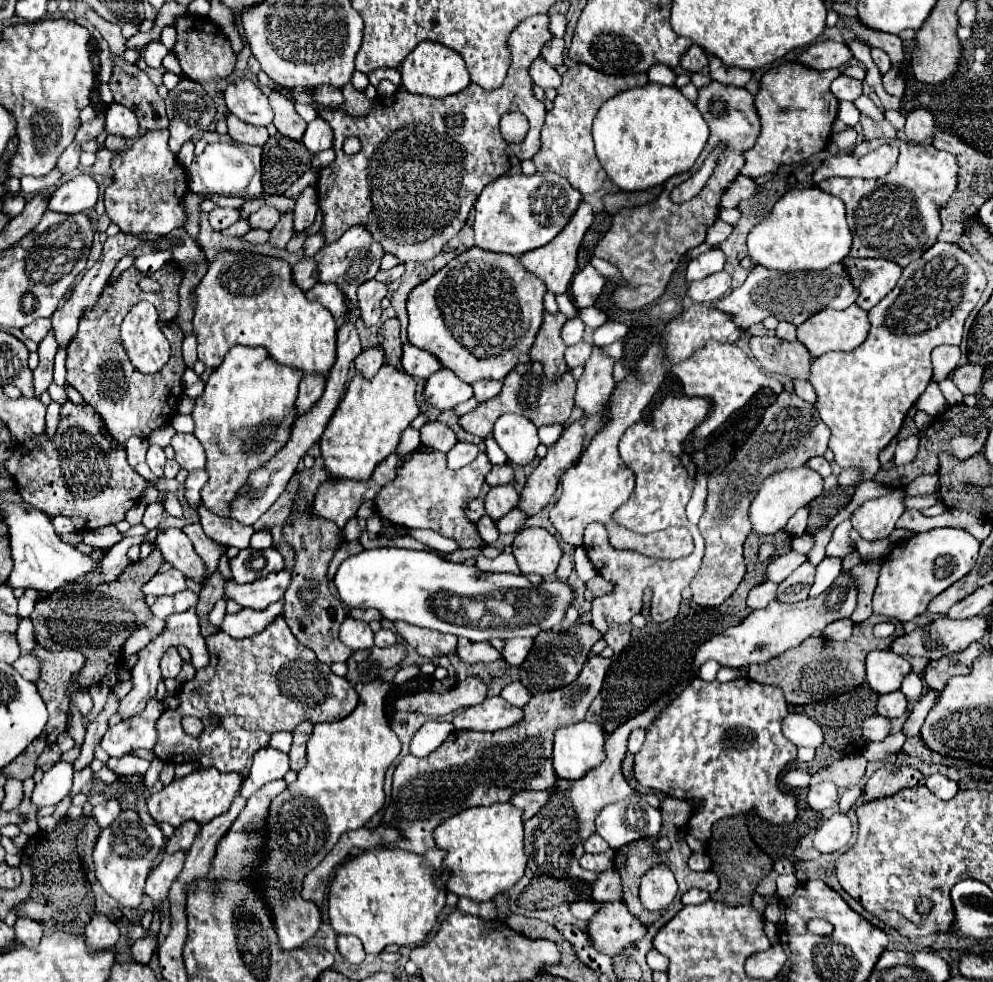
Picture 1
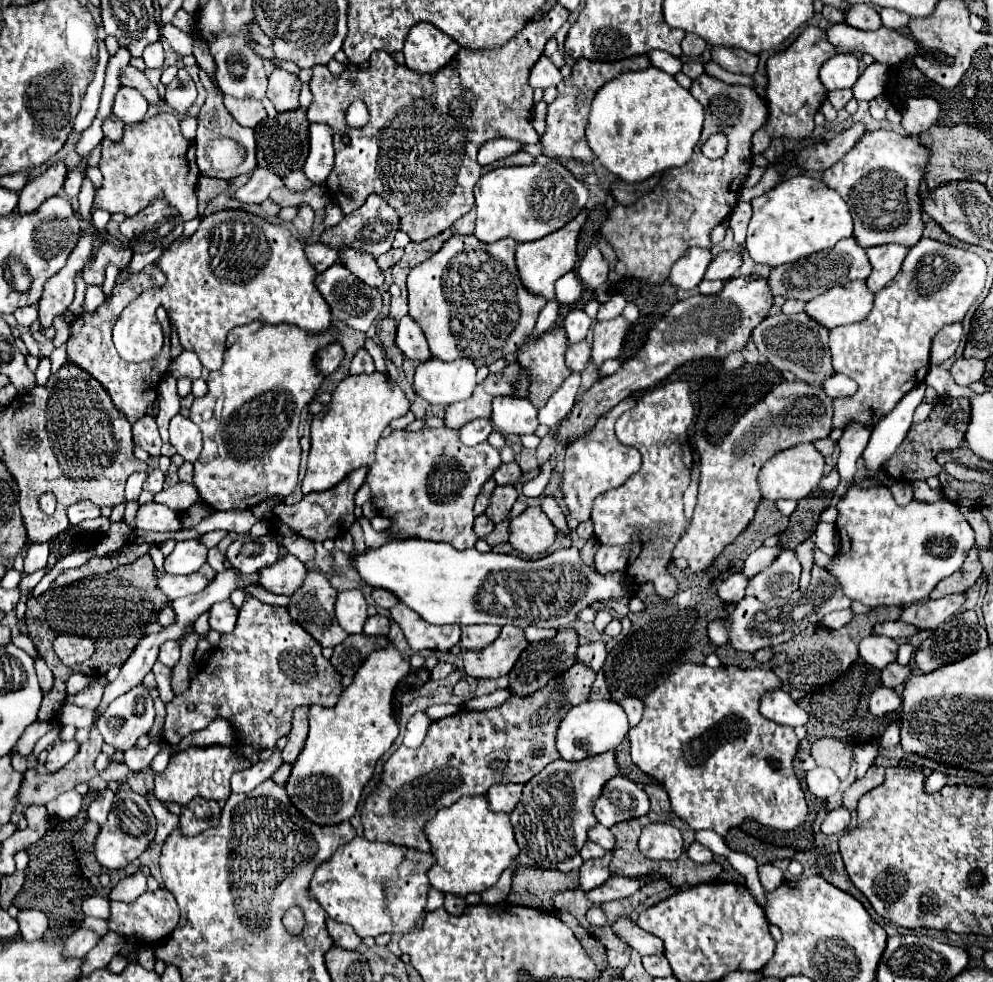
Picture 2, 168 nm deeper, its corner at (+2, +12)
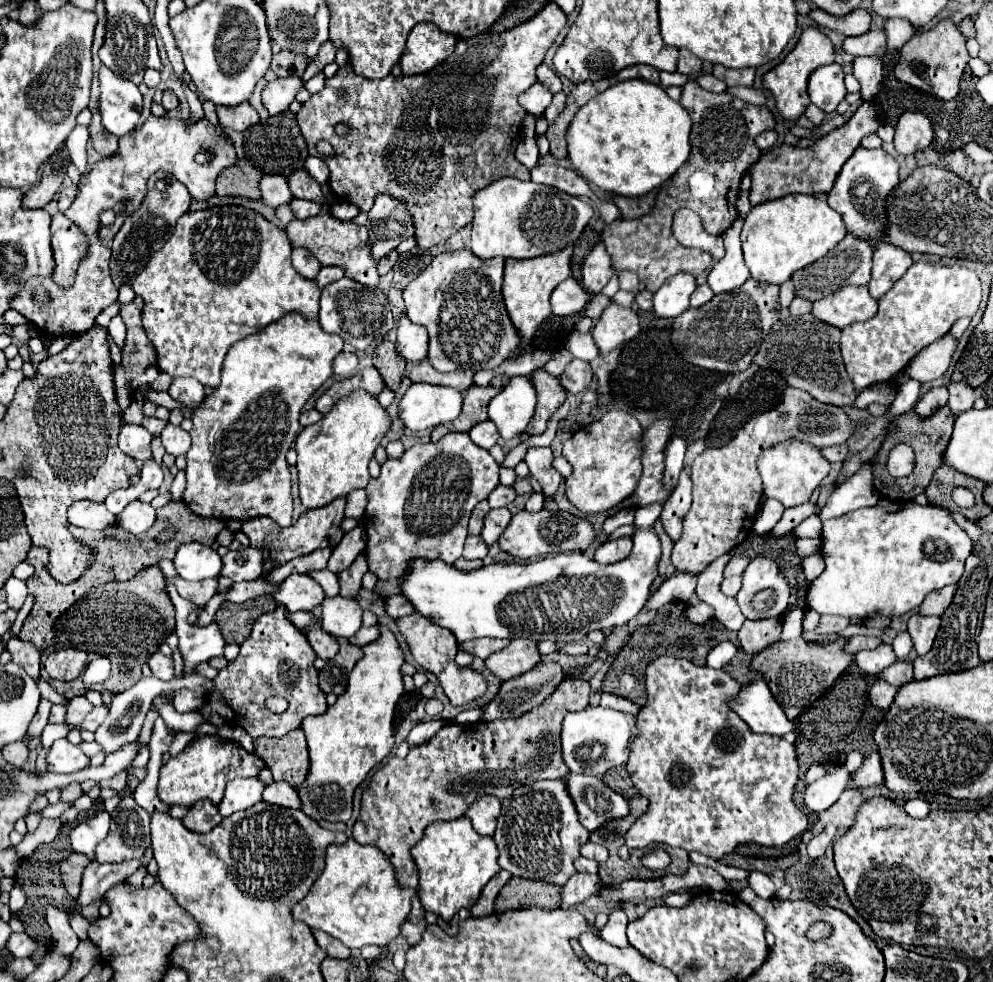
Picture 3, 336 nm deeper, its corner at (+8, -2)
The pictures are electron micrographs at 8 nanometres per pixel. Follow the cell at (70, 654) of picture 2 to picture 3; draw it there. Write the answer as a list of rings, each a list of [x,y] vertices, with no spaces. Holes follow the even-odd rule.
[[[59,648],[51,652],[44,662],[44,668],[51,678],[59,681],[72,681],[78,678],[85,668],[85,652],[73,648]]]

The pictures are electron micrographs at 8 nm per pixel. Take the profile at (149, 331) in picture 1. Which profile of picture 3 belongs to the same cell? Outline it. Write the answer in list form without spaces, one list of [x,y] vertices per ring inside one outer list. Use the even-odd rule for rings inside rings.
[[[227,204],[185,212],[185,216],[177,220],[173,236],[149,258],[131,284],[145,304],[143,328],[155,346],[159,370],[167,372],[171,378],[191,376],[207,388],[217,388],[225,354],[235,342],[261,332],[267,324],[293,310],[307,318],[317,318],[321,290],[313,280],[307,280],[293,270],[291,250],[285,230],[267,222],[251,208]]]

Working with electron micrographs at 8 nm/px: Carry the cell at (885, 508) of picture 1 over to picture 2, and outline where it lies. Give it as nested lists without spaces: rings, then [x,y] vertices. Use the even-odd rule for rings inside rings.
[[[853,486],[847,496],[837,504],[839,520],[837,520],[837,534],[839,534],[839,554],[833,558],[829,572],[839,578],[843,586],[843,594],[851,600],[859,600],[865,606],[903,606],[927,600],[931,590],[937,586],[939,580],[957,572],[967,558],[967,552],[975,544],[975,534],[963,514],[949,500],[941,500],[935,504],[923,504],[913,500],[905,508],[897,506],[893,494],[885,486],[861,490]]]

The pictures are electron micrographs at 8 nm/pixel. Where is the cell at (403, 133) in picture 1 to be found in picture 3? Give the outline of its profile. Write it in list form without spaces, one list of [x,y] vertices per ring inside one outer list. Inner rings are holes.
[[[549,2],[541,12],[537,12],[535,18],[511,30],[483,32],[481,36],[459,40],[449,60],[443,60],[437,64],[437,68],[417,76],[395,78],[389,74],[381,80],[367,80],[357,76],[349,64],[339,68],[333,78],[325,80],[325,88],[319,94],[313,94],[297,112],[297,122],[307,142],[309,154],[319,156],[319,140],[331,142],[335,150],[333,156],[323,156],[331,170],[331,190],[343,202],[357,204],[361,212],[371,208],[371,202],[377,198],[377,194],[403,198],[415,218],[415,236],[419,240],[419,248],[431,248],[445,242],[451,234],[473,220],[473,194],[477,190],[505,176],[529,180],[529,168],[525,168],[515,158],[515,148],[521,142],[521,122],[527,114],[525,108],[519,106],[517,98],[537,82],[535,68],[543,62],[545,52],[565,22],[565,12],[557,4]],[[489,86],[493,86],[491,96]],[[339,90],[345,90],[345,98],[339,96]],[[339,122],[349,126],[345,136],[333,130],[333,126]]]

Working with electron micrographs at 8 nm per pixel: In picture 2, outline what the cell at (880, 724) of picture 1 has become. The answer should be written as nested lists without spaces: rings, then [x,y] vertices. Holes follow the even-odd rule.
[[[885,686],[877,688],[869,700],[869,712],[877,718],[891,714],[891,712],[897,712],[899,706],[901,706],[901,696],[895,690],[885,688]]]

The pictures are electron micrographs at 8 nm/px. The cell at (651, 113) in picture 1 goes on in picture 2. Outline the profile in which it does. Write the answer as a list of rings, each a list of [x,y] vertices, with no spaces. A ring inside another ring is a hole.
[[[649,66],[647,70],[619,74],[595,94],[587,140],[609,172],[625,182],[641,182],[667,168],[687,164],[701,138],[703,120],[703,106],[691,92],[679,86],[671,74]]]

